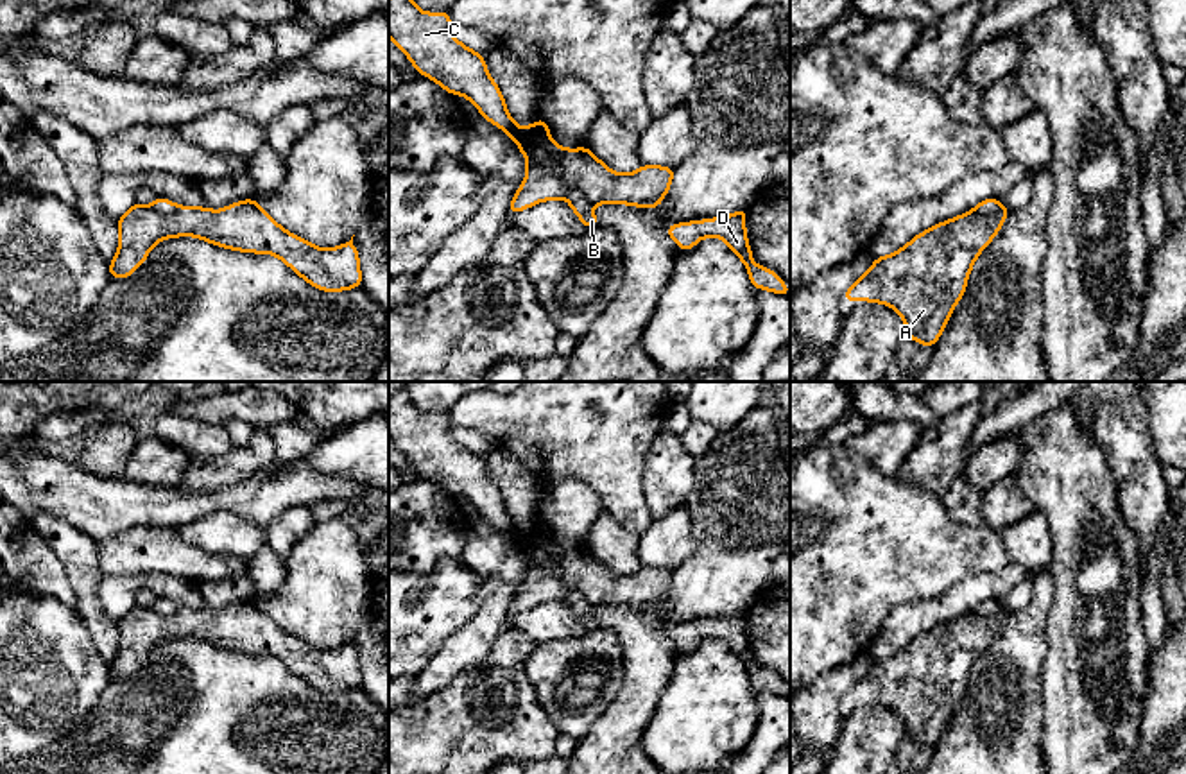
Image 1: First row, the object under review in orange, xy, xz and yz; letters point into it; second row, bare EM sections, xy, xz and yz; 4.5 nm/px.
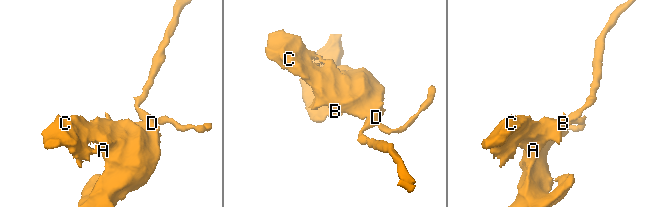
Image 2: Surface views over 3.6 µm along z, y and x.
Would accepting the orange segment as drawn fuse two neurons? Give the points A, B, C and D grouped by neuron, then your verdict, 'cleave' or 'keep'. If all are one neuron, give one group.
A C / B D | cleave

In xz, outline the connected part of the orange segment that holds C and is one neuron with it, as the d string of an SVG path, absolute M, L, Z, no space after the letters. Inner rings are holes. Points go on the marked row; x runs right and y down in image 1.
M389 0L389 38L421 75L434 79L451 95L464 95L487 122L518 143L527 158L527 174L511 201L509 215L543 201L561 199L570 185L577 186L589 204L661 206L677 168L641 165L636 172L618 174L604 165L588 145L563 149L552 142L550 127L541 115L529 127L516 125L482 54L451 36L448 11L423 13L414 0ZM537 145L557 159L561 167L557 176L546 174L530 156Z

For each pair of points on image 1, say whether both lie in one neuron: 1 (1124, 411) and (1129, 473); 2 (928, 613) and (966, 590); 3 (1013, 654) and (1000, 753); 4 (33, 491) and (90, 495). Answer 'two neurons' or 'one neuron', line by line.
1: one neuron
2: one neuron
3: one neuron
4: one neuron

